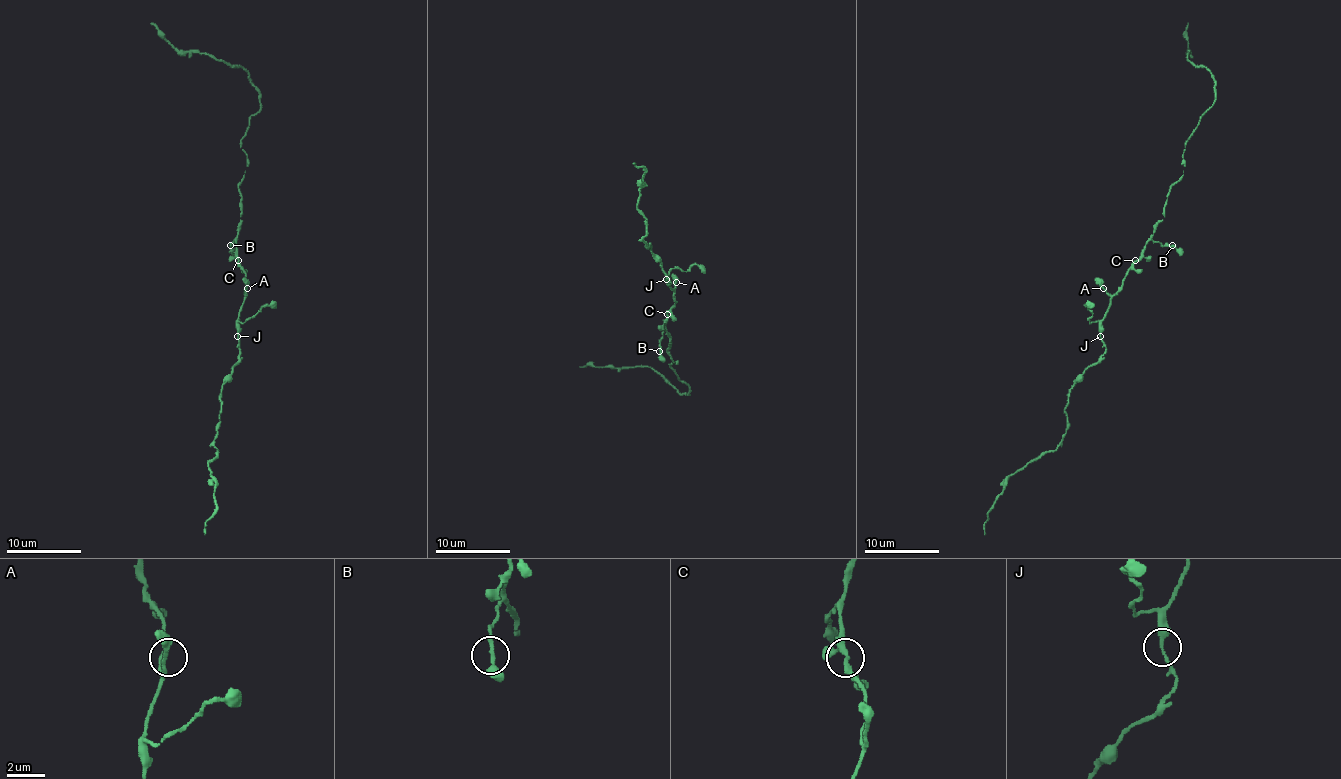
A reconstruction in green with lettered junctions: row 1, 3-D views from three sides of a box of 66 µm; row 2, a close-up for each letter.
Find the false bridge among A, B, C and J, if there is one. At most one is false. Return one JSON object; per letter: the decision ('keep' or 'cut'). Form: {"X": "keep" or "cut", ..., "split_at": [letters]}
{"A": "keep", "B": "keep", "C": "keep", "J": "keep", "split_at": []}

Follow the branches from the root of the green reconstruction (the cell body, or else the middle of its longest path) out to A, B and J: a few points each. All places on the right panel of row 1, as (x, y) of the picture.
A: (1135, 262), (1114, 294), (1108, 294), (1103, 288)
B: (1135, 262), (1150, 240), (1172, 245)
J: (1135, 262), (1122, 288), (1110, 300), (1108, 311), (1101, 322), (1101, 335)

